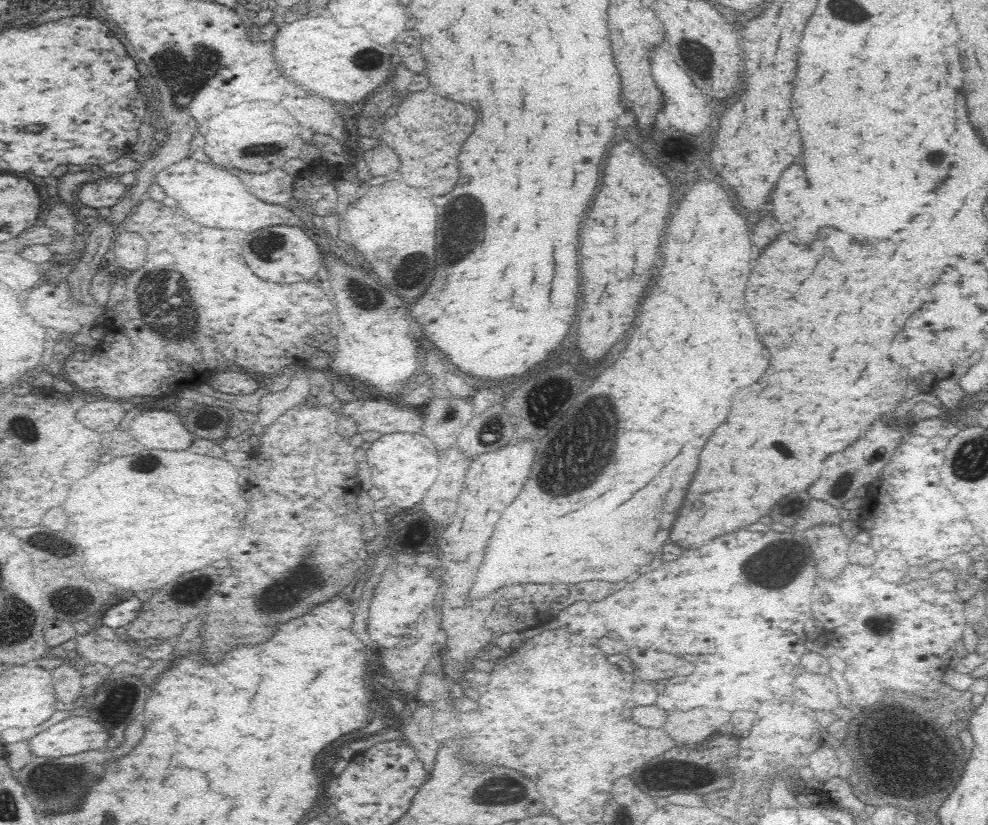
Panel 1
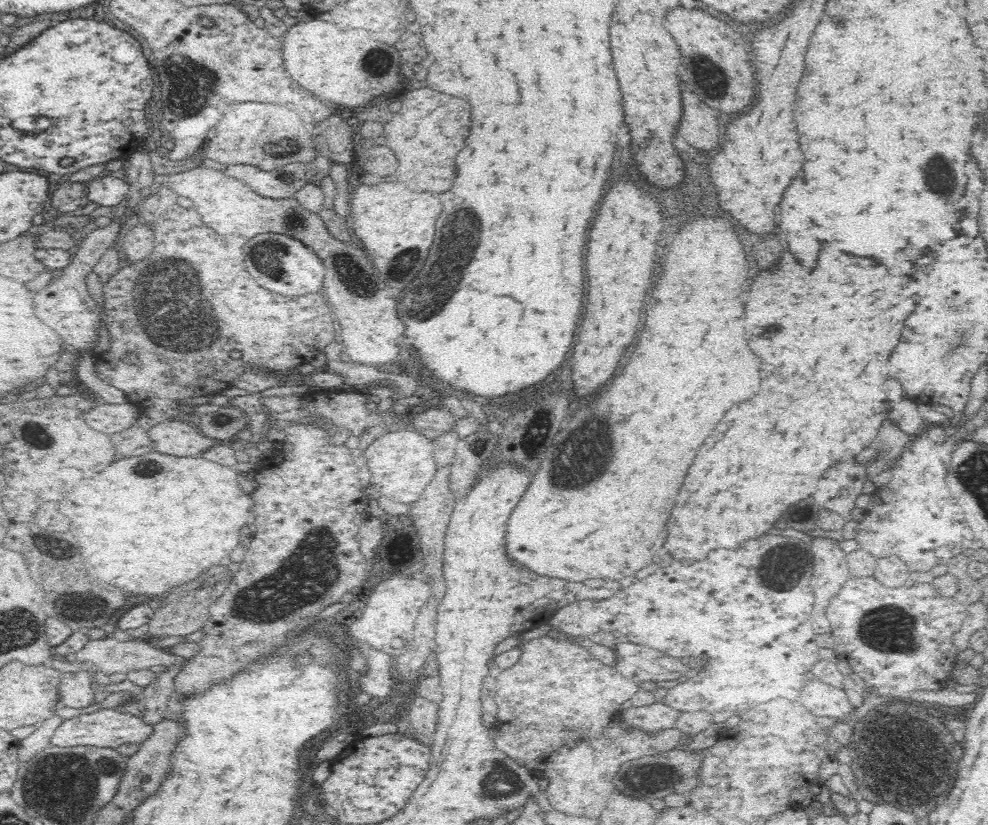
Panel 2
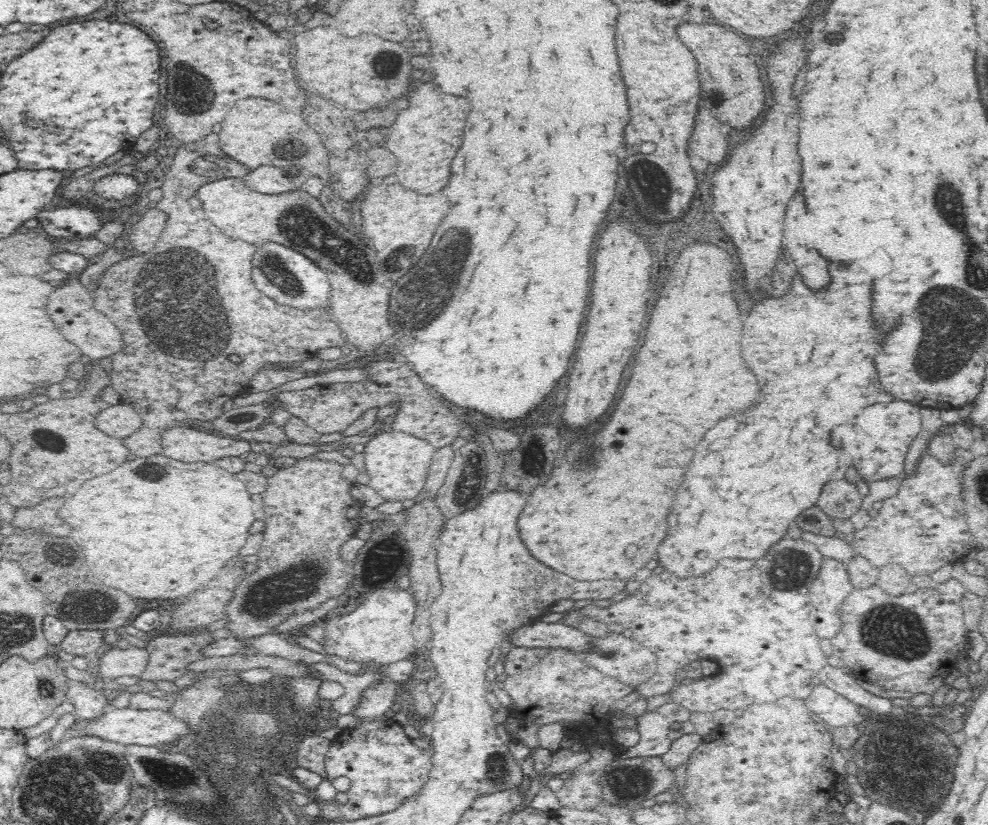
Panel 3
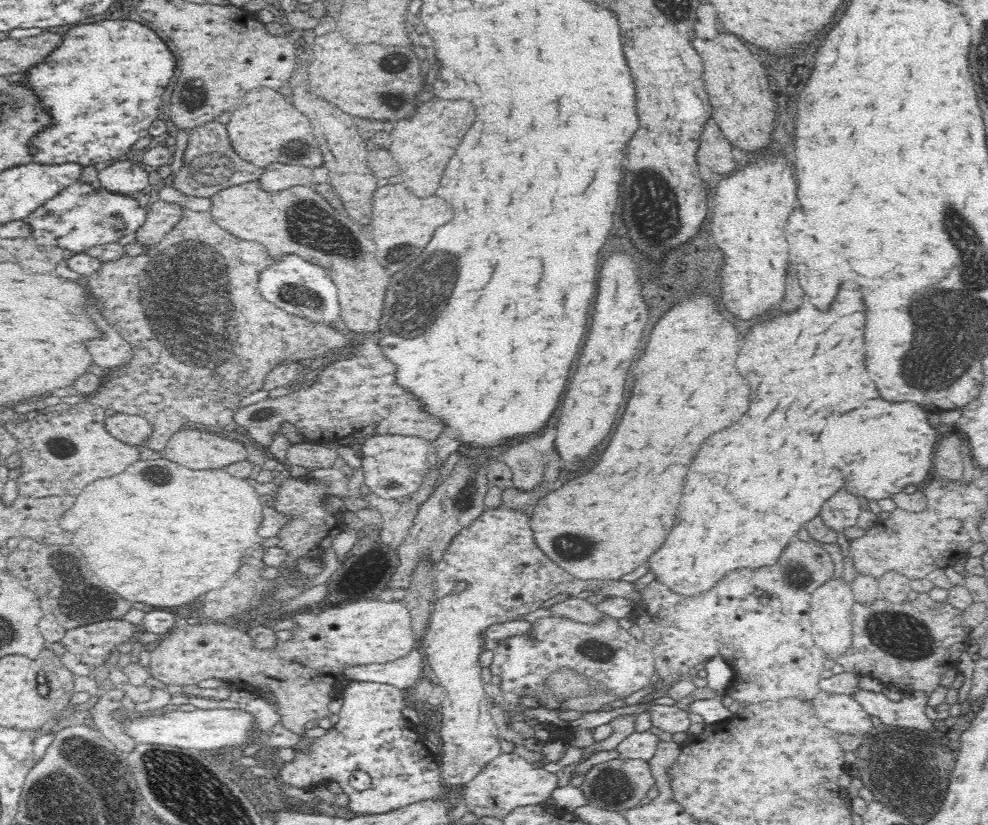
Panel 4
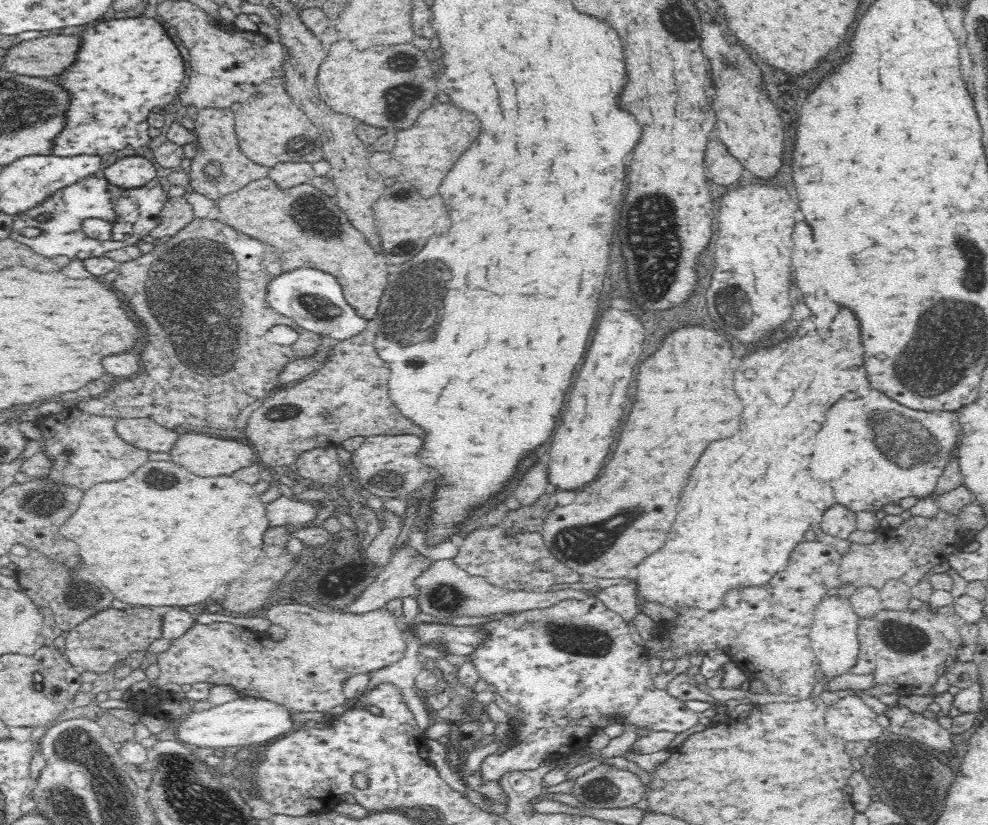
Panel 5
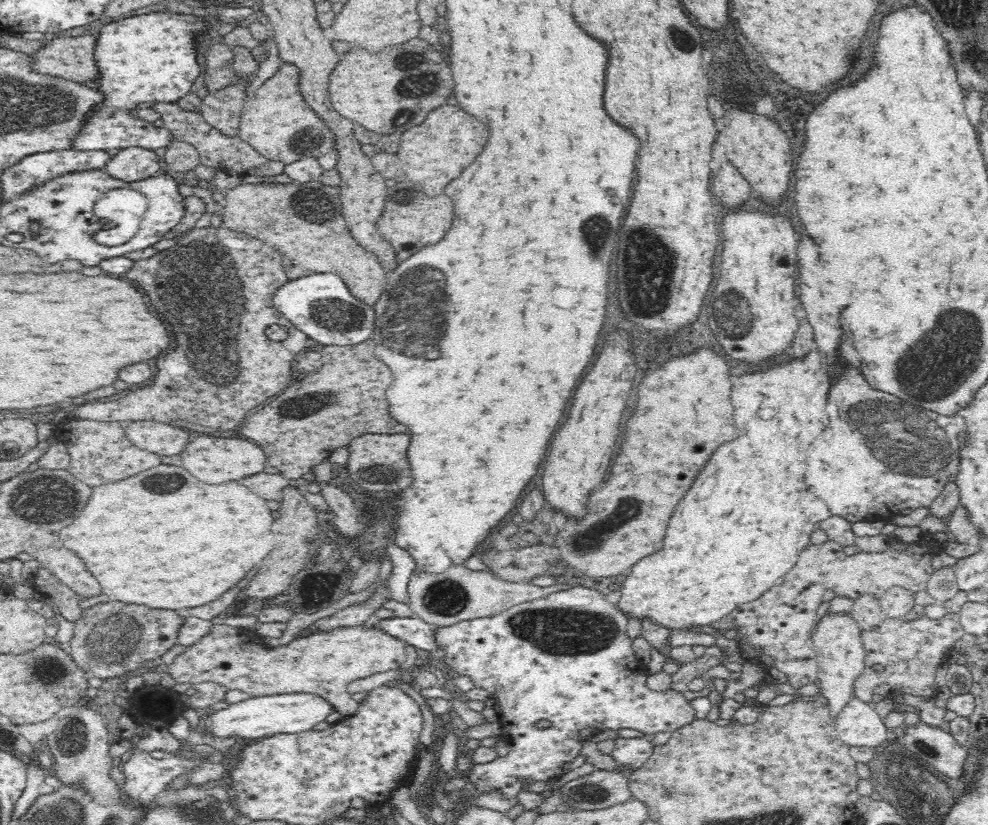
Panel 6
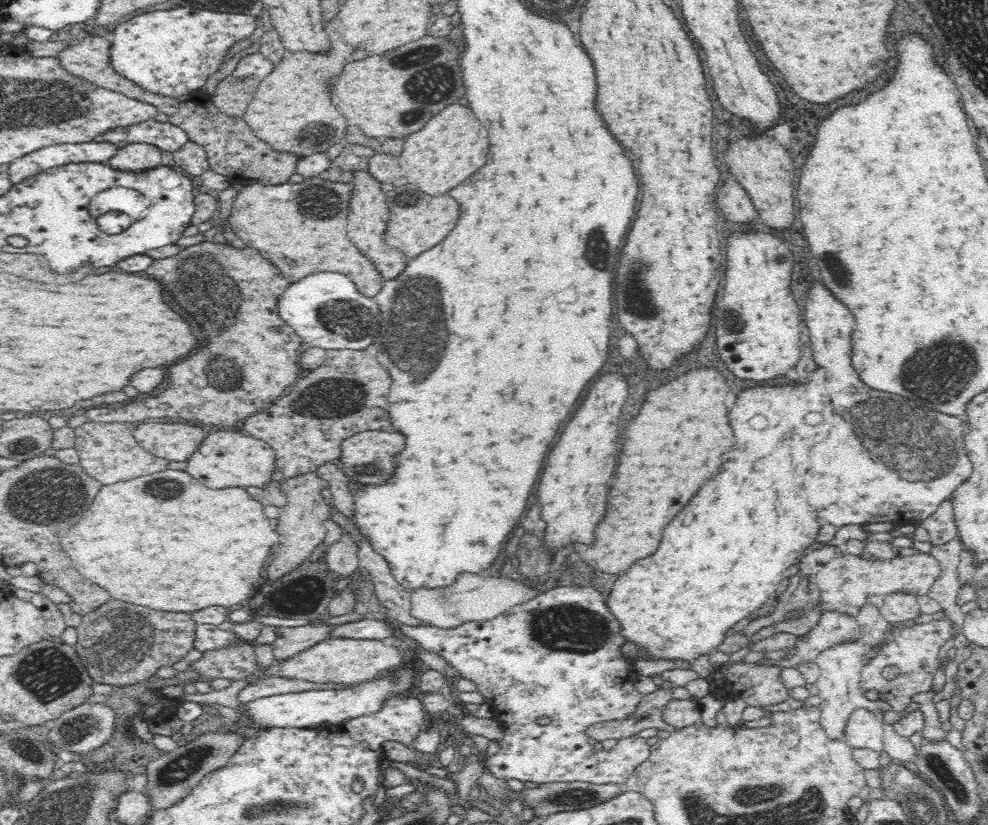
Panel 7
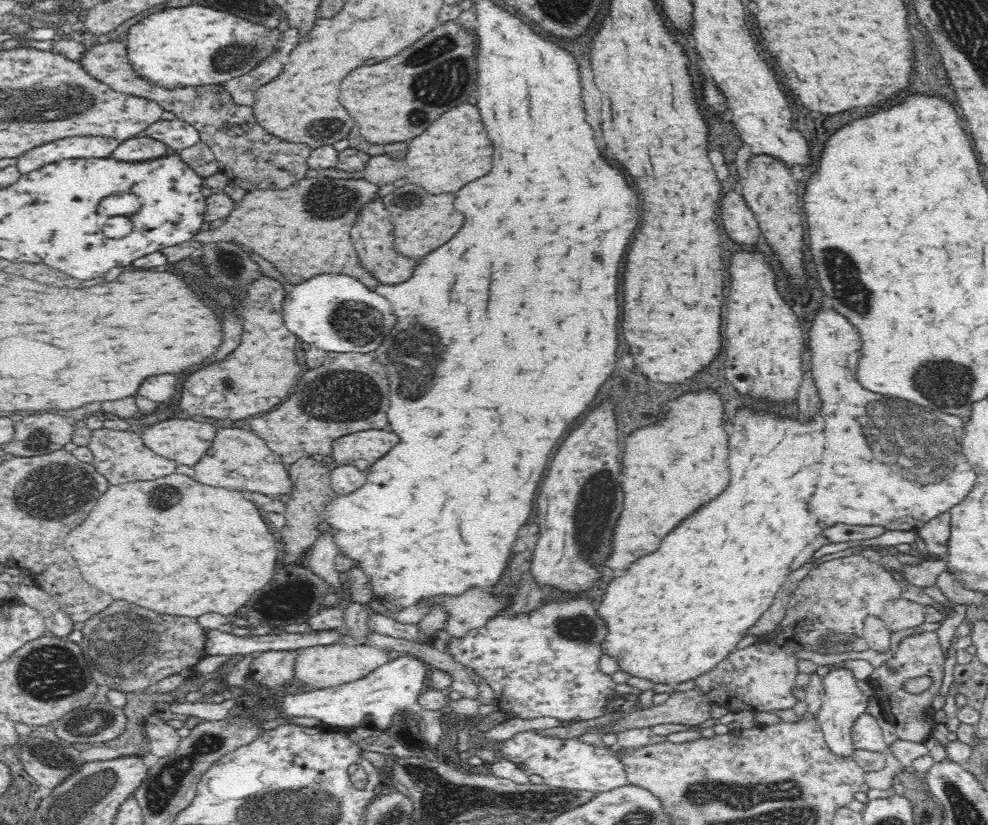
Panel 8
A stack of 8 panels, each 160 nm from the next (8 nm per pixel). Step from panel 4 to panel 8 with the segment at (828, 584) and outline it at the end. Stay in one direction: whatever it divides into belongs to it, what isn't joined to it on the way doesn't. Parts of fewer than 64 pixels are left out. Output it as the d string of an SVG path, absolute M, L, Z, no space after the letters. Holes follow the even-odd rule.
M843 662L830 664L830 669L821 678L823 686L821 706L816 714L817 723L823 732L825 743L829 750L838 756L851 756L855 750L852 742L852 725L860 714L867 712L869 698L858 689L858 679L850 668L845 667Z

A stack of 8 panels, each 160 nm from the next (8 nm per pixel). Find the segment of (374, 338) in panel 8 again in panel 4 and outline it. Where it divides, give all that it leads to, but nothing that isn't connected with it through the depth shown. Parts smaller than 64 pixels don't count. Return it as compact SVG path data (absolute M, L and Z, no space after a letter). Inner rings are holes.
M288 254L288 256L274 260L274 264L262 268L258 282L260 282L258 288L260 288L262 296L268 302L276 304L278 308L282 308L290 314L298 314L298 316L309 320L326 322L330 325L334 325L339 318L337 288L330 280L328 271L325 268L320 268L320 265L314 266L314 264L306 262L300 256ZM288 290L292 290L292 292L288 292ZM296 290L306 290L306 292L296 292Z

